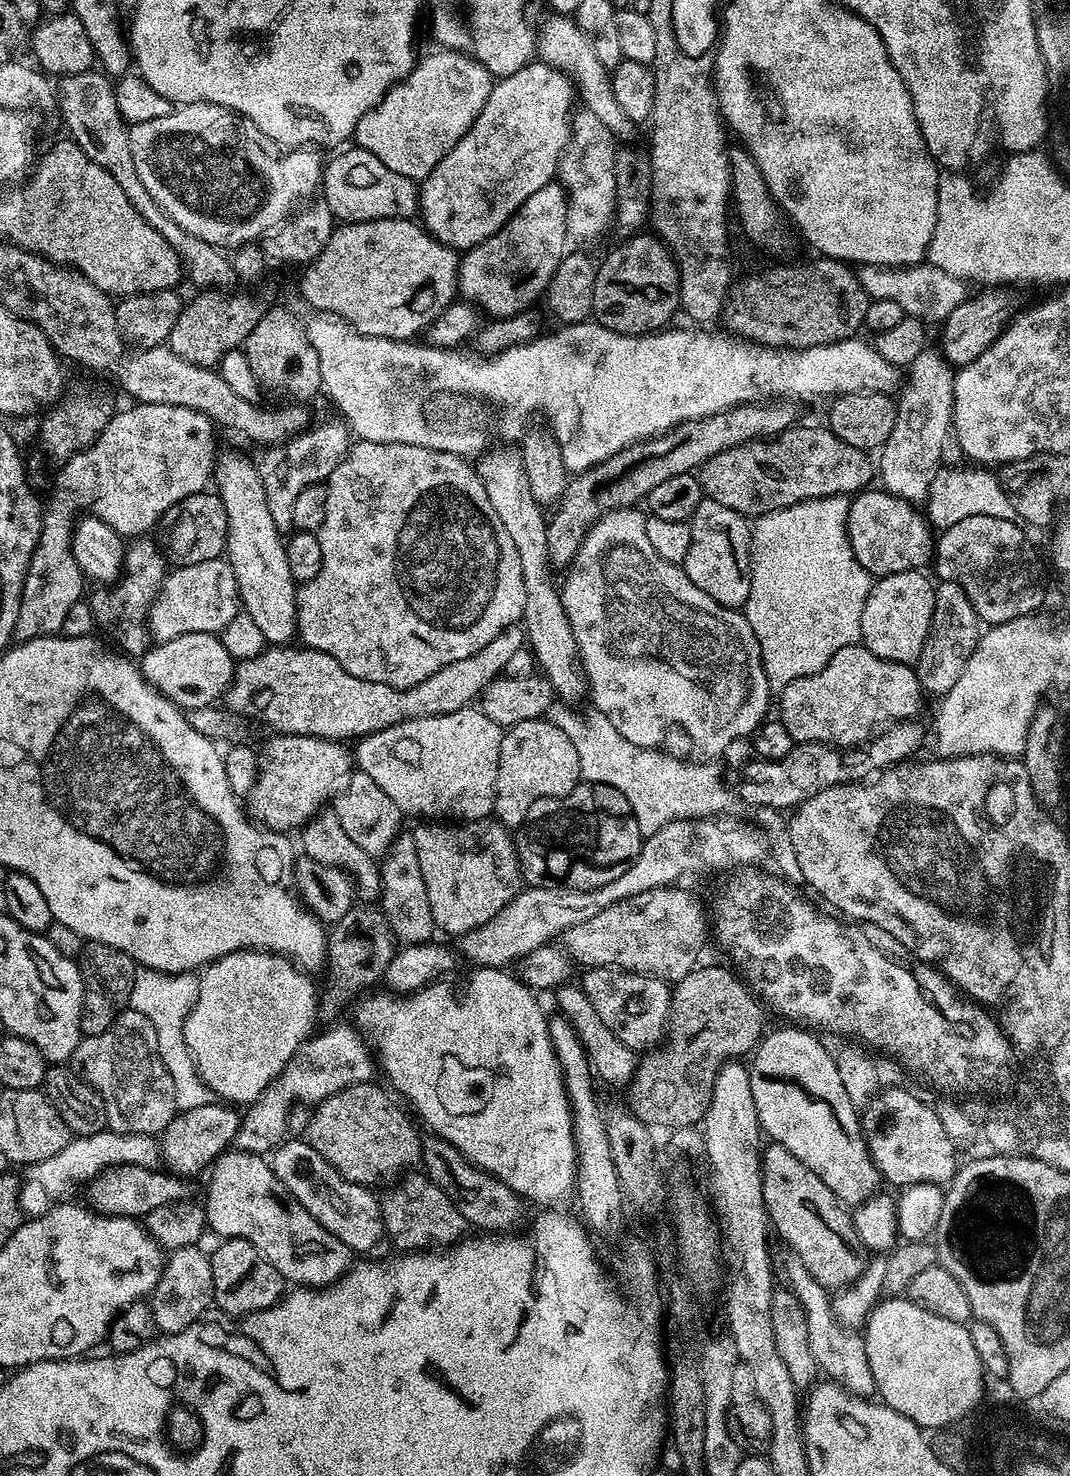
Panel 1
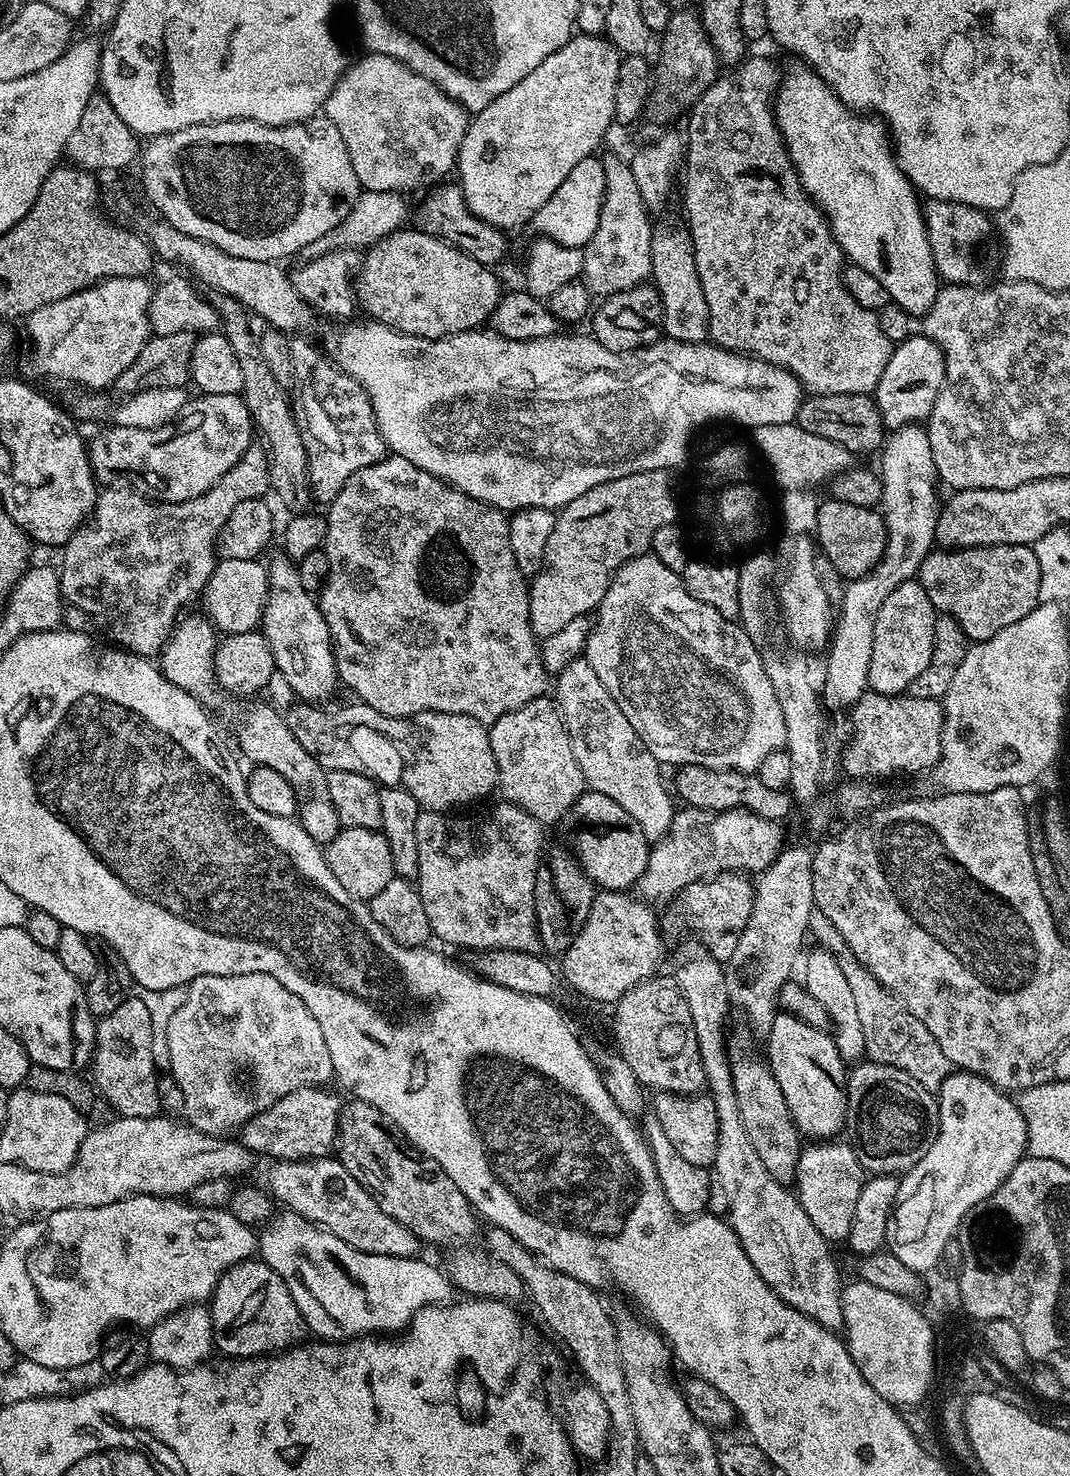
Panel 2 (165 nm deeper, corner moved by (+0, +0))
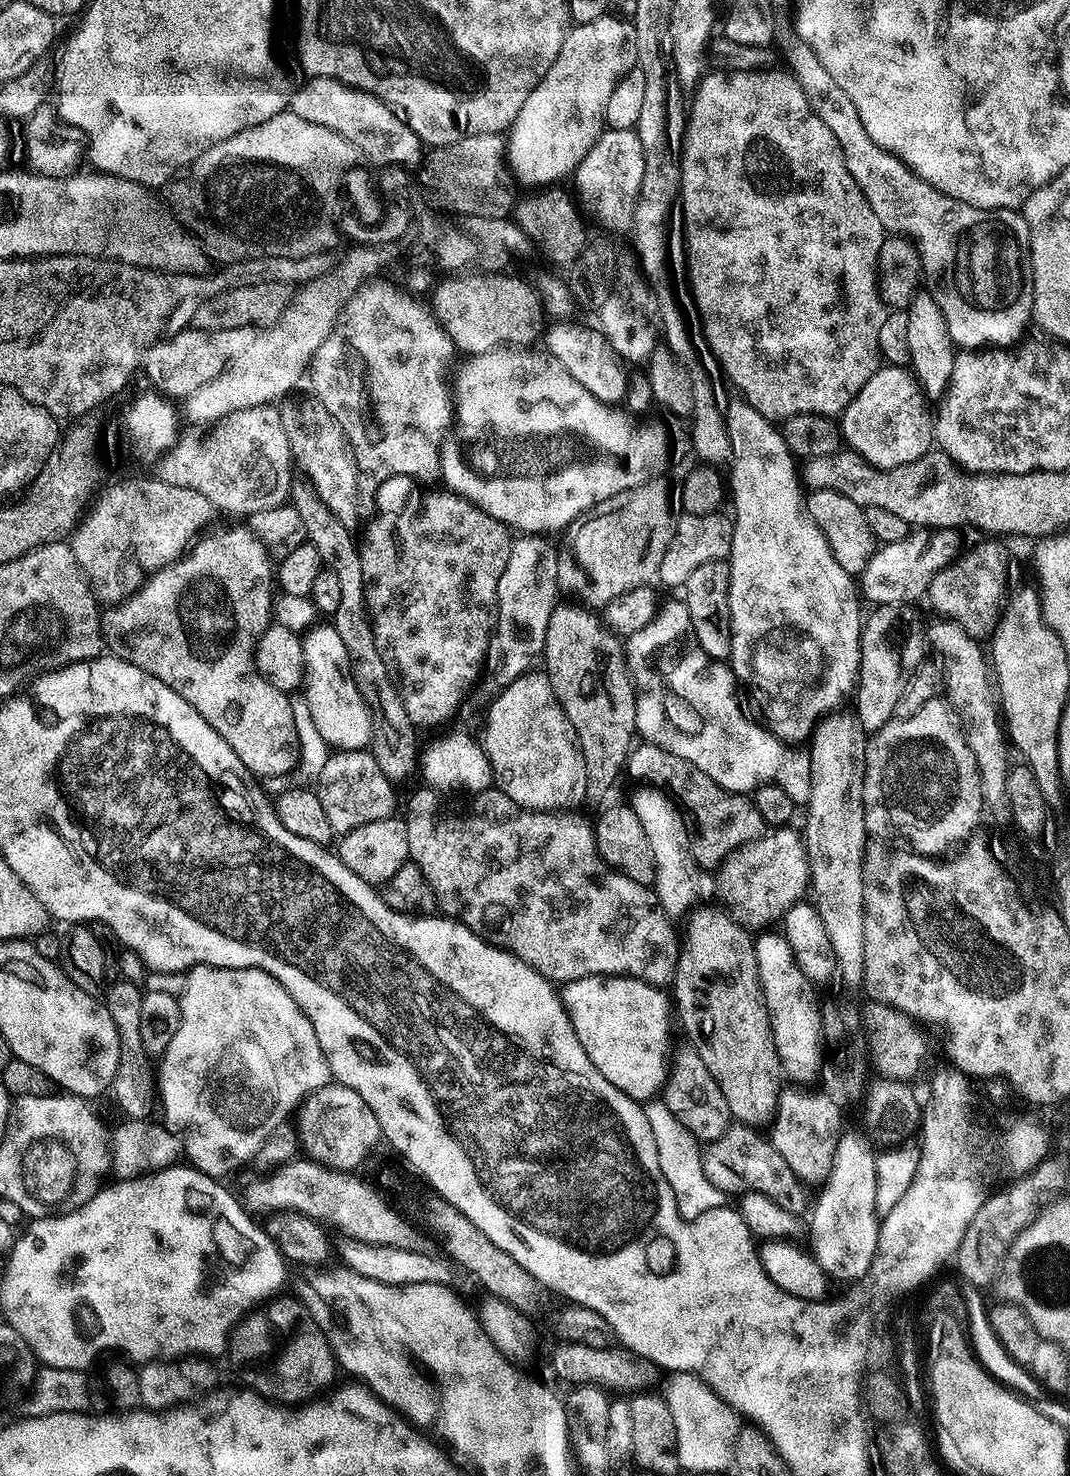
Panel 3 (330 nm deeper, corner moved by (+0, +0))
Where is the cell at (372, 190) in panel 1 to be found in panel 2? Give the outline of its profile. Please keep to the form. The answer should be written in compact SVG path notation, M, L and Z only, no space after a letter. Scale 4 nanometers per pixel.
M455 183L443 184L436 186L441 188L434 189L432 196L426 197L417 208L414 208L415 227L462 250L467 256L474 258L474 262L482 262L487 268L495 269L496 264L502 263L504 255L508 252L508 240L504 237L507 236L505 229L490 226L490 222L482 222L482 218L473 214L470 206L466 206L464 195Z

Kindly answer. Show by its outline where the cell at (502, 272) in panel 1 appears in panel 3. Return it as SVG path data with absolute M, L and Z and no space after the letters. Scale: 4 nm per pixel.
M608 128L601 132L596 145L589 150L586 158L582 158L575 170L576 188L580 191L579 203L592 211L593 218L602 227L609 228L612 232L627 233L632 227L643 173L644 151L640 135L635 130Z

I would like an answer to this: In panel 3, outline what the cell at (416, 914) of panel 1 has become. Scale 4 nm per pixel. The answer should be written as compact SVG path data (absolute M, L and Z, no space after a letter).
M311 486L293 487L290 493L290 503L302 514L304 534L307 543L314 546L320 555L320 563L329 572L333 572L342 586L342 598L338 602L338 610L331 613L330 623L338 630L338 638L346 645L346 654L350 654L352 677L358 686L358 694L362 694L364 704L372 713L374 732L388 743L388 748L371 749L372 756L378 762L382 774L393 786L400 786L403 780L408 780L418 772L418 748L416 752L417 725L406 714L406 706L400 697L400 690L394 683L394 677L388 671L386 662L374 642L372 621L368 618L368 607L364 602L364 575L357 537L352 537L349 525L334 515L320 500L319 494Z

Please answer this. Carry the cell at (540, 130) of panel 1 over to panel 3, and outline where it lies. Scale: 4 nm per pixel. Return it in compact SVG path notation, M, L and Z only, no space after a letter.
M605 14L602 18L594 18L594 22L576 24L569 27L568 36L562 42L562 50L558 50L558 58L546 70L546 74L538 82L538 86L522 102L522 110L506 132L506 164L518 179L532 186L552 186L564 175L575 173L576 168L586 158L589 150L596 145L597 138L605 131L604 115L606 102L610 102L610 93L614 86L628 73L637 67L636 39L634 26L627 19L619 20L613 14Z

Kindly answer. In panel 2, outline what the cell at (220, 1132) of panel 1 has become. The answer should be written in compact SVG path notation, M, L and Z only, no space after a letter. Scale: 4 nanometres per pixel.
M324 1086L300 1088L296 1092L286 1094L286 1098L278 1098L278 1102L274 1102L274 1106L254 1114L254 1118L250 1118L250 1122L246 1122L238 1129L239 1147L249 1148L257 1157L269 1156L269 1161L272 1162L278 1160L318 1160L327 1157L336 1146L336 1131L342 1107L342 1100L339 1100L334 1093L327 1092L328 1090Z

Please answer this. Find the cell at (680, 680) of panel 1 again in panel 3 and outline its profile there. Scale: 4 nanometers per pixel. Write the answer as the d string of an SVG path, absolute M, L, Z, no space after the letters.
M683 599L668 600L659 605L656 616L623 645L628 673L636 687L636 730L641 741L661 747L662 750L684 758L691 768L708 775L726 791L748 794L762 784L775 782L790 794L797 806L807 805L812 785L812 771L807 758L796 760L796 748L768 731L763 723L755 724L744 713L740 696L736 693L738 681L725 661L709 659L700 649L700 643L690 622Z

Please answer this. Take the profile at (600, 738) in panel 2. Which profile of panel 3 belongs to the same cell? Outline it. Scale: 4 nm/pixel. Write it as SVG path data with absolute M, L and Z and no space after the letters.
M641 787L630 799L630 806L634 814L638 814L638 822L642 822L642 830L646 830L646 842L650 842L650 850L654 854L656 896L669 917L687 917L701 903L700 896L713 895L713 877L700 868L691 854L690 828L676 800L667 791L657 787Z

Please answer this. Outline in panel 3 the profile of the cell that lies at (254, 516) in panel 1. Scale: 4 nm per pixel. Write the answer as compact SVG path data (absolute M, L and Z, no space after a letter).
M320 622L303 633L304 646L304 683L302 695L310 706L310 718L314 718L314 726L318 726L318 734L329 746L329 749L341 752L358 752L367 749L374 740L374 717L364 704L362 694L358 694L358 686L352 677L350 654L346 654L346 645L338 638L338 630L331 623Z

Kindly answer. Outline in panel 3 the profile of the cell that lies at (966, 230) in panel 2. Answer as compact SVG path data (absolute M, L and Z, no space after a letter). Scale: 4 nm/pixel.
M780 12L780 16L774 16L774 20L780 20L780 24L774 24L774 28L780 28L778 52L779 55L784 55L784 60L788 63L785 64L787 71L792 73L798 86L802 86L802 94L806 94L810 110L814 110L814 114L818 114L818 118L822 118L823 124L830 129L830 134L838 138L838 146L842 146L842 158L846 158L846 170L850 170L850 178L854 178L858 190L866 194L870 210L874 210L878 222L882 222L885 233L903 236L905 240L916 245L916 252L920 255L923 283L934 302L938 302L942 318L946 318L953 345L964 350L1003 344L1015 345L1021 339L1019 336L1024 327L1033 319L1032 297L1026 294L1030 245L1028 223L1023 215L1010 208L979 208L966 202L958 202L930 186L930 182L926 182L921 176L915 176L894 154L882 150L870 138L870 134L866 134L866 126L862 126L862 118L858 118L854 102L850 102L842 86L838 86L834 78L830 78L826 66L818 62L818 54L814 54L810 45L797 34L794 16L784 16L784 12Z

